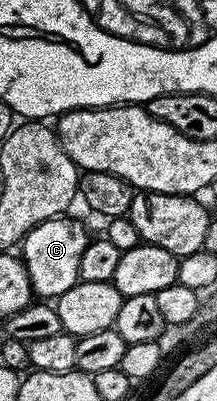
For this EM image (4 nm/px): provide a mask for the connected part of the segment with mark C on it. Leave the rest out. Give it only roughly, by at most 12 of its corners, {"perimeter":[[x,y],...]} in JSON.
{"perimeter":[[68,215],[20,246],[31,290],[57,299],[79,281],[90,235]]}

